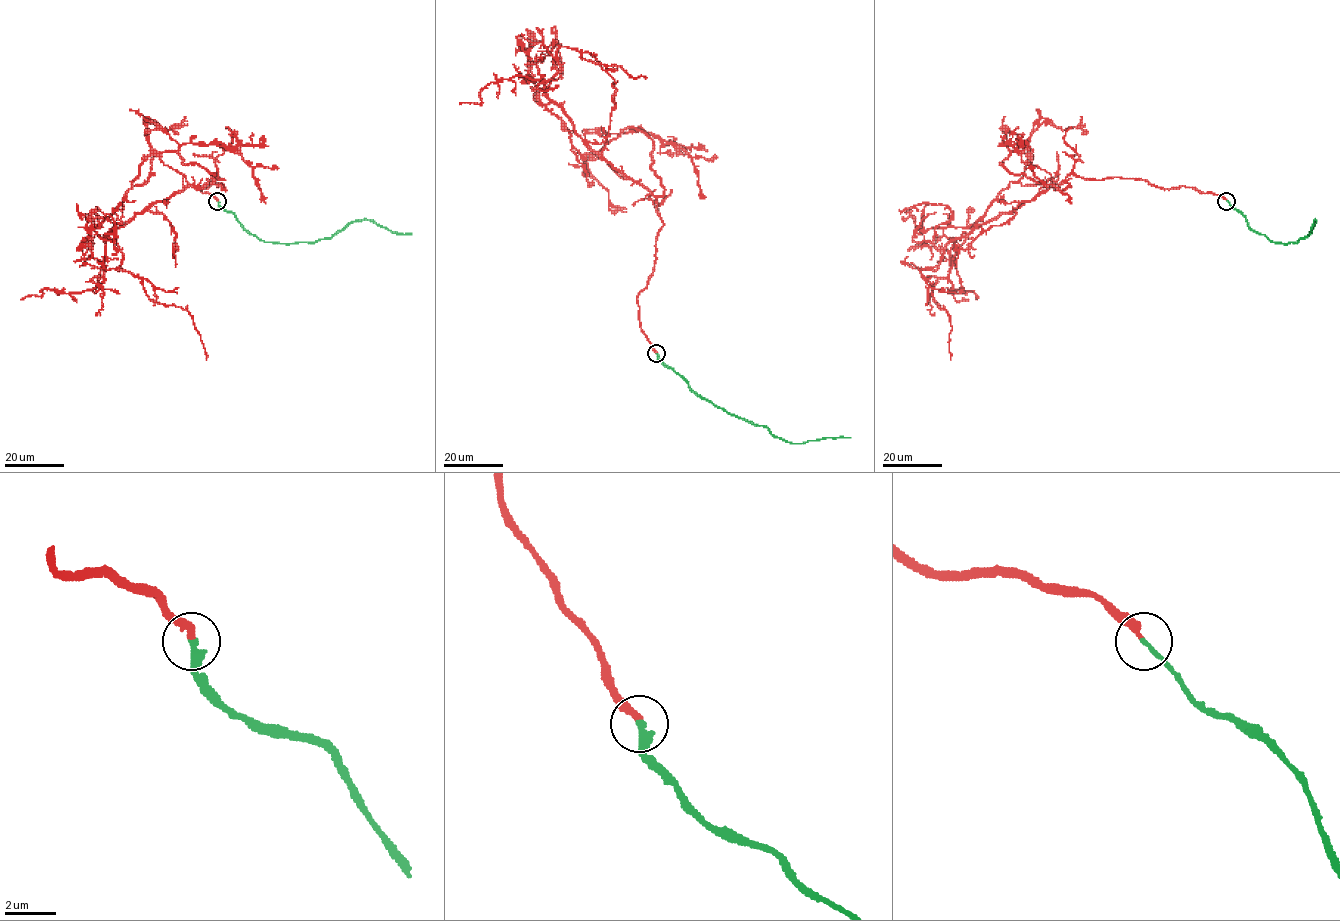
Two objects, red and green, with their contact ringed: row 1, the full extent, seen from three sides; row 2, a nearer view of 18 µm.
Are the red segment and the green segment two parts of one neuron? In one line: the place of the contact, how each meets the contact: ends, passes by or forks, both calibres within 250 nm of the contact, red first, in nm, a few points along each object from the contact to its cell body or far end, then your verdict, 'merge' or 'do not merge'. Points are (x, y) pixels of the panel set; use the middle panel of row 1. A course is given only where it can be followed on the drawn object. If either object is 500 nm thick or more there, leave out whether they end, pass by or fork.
at (656, 353); red ends there; green ends there; 240 nm thick on the red side, 240 nm on the other; red runs (657, 354), (637, 300), (663, 225), (656, 197), (594, 152), (546, 95), (562, 69), (561, 47), (646, 77); green runs (657, 354), (691, 390), (718, 407), (764, 426), (775, 436), (792, 444), (851, 437); merge

